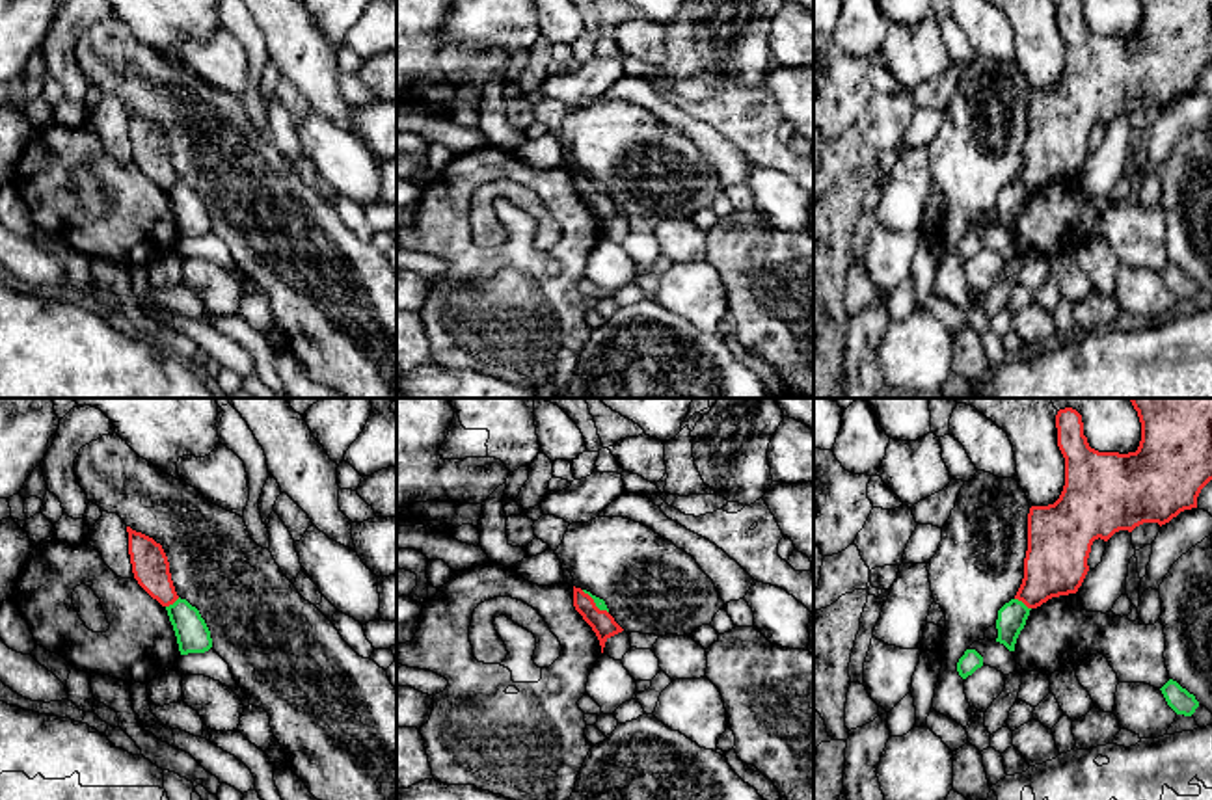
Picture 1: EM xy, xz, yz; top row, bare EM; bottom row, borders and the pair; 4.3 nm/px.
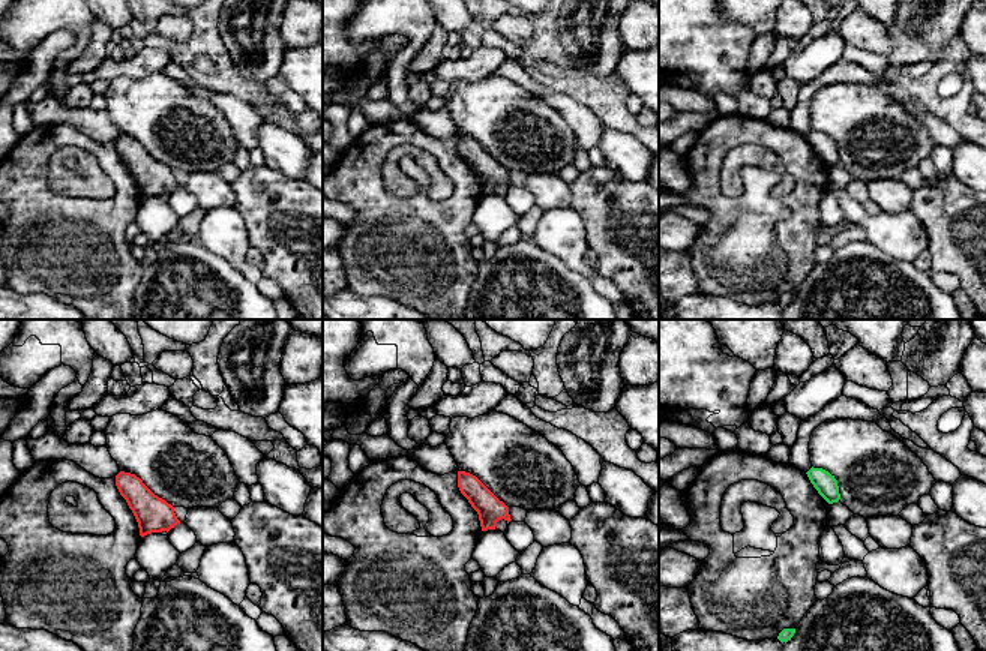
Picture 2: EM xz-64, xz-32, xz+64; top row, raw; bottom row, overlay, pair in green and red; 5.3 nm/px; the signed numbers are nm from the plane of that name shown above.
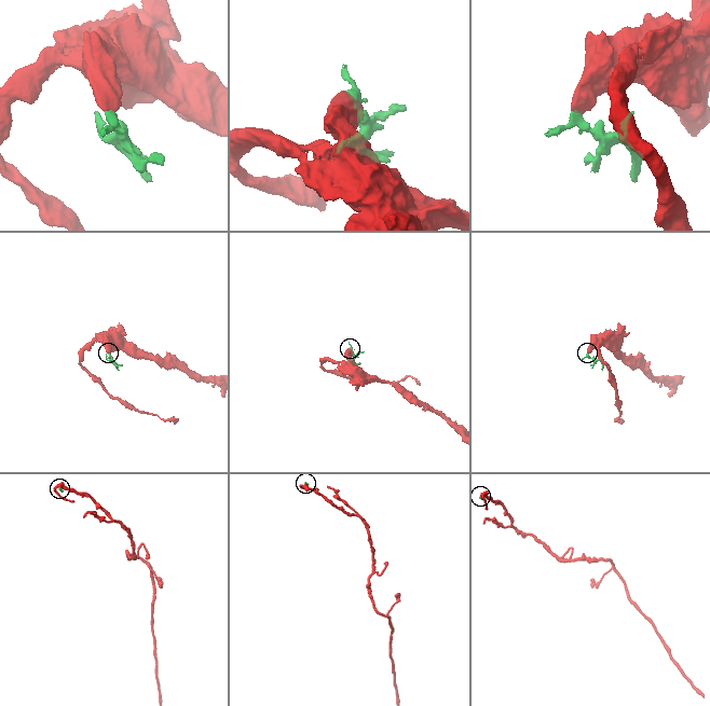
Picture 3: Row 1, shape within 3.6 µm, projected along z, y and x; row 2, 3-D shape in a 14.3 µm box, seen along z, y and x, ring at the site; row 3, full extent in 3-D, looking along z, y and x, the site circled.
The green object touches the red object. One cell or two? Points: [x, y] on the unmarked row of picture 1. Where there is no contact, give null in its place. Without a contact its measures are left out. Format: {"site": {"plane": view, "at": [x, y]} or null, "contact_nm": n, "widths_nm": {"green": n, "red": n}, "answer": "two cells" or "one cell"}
{"site": {"plane": "yz", "at": [1021, 185]}, "contact_nm": 90, "widths_nm": {"green": 130, "red": 280}, "answer": "two cells"}

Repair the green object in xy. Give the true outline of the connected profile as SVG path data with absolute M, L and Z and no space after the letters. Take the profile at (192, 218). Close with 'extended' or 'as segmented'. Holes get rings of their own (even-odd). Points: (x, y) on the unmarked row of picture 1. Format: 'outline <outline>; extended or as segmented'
outline M177 182L166 190L173 208L181 238L205 236L212 231L210 214L199 193L186 182Z; as segmented

